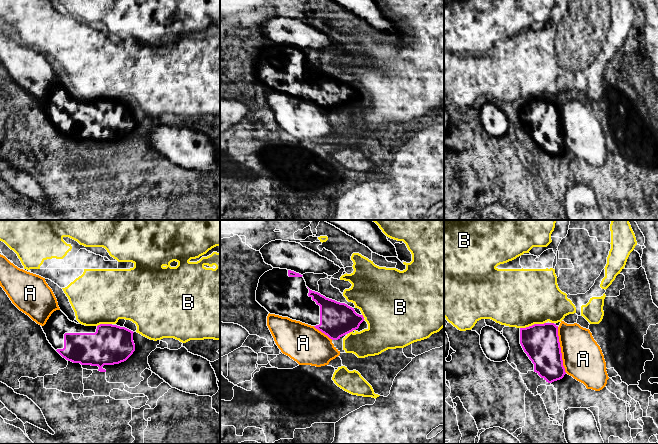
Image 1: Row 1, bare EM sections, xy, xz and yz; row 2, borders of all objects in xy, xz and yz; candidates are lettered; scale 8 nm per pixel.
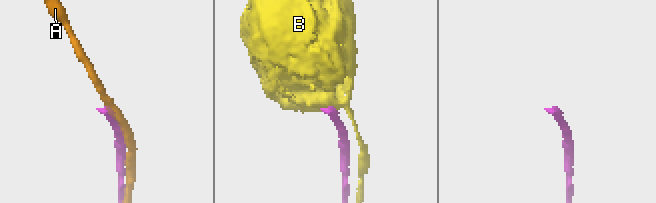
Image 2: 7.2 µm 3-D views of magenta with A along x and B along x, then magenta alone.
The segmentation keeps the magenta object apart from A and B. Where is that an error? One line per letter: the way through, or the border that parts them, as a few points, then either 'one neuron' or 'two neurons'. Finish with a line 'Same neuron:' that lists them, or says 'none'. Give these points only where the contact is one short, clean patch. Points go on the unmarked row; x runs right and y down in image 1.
A: two neurons
B: border along yz (545, 98), (520, 104); two neurons
Same neuron: none

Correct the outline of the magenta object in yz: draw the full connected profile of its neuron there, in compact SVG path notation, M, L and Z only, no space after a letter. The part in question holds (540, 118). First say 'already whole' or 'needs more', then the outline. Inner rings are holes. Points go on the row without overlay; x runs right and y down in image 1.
already whole; M534 100L520 104L520 120L534 140L534 148L546 158L552 159L564 153L566 148L556 100Z

